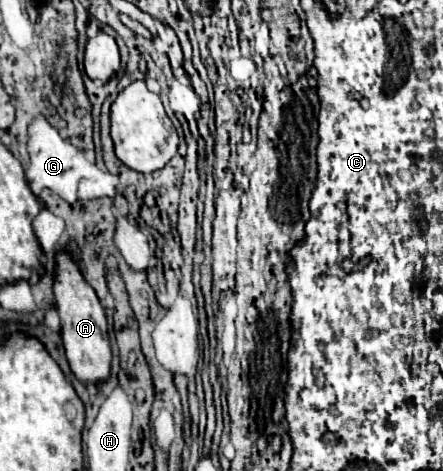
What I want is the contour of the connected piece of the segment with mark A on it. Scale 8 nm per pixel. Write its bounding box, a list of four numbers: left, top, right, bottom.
[54,251,110,383]

